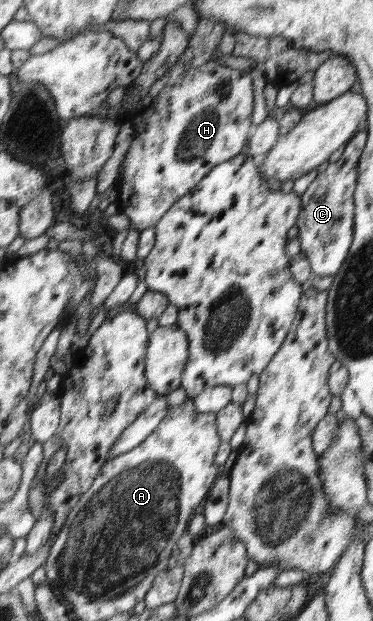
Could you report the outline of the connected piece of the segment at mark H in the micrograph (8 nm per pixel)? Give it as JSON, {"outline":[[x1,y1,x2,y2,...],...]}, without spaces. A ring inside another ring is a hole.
{"outline":[[198,18,198,28,194,36,190,37,186,53,166,72,166,75,153,83,147,92,143,92,143,96,129,113,120,115,119,111,121,105,133,94,135,90,133,85,127,85,124,99,120,104,106,110,106,100,102,100,96,113,96,116,104,119,114,118,120,123,130,122,133,129,133,140,120,165,123,169,122,174,114,185,114,189,119,192,112,206,112,210,126,215,131,224,131,230,122,245,120,262,124,265,136,260,139,231,155,227,177,199,196,187,213,167,237,156,248,139,254,105,251,74,245,70,238,70,238,67,225,66,222,61,212,56,226,32,225,25,224,22]]}

